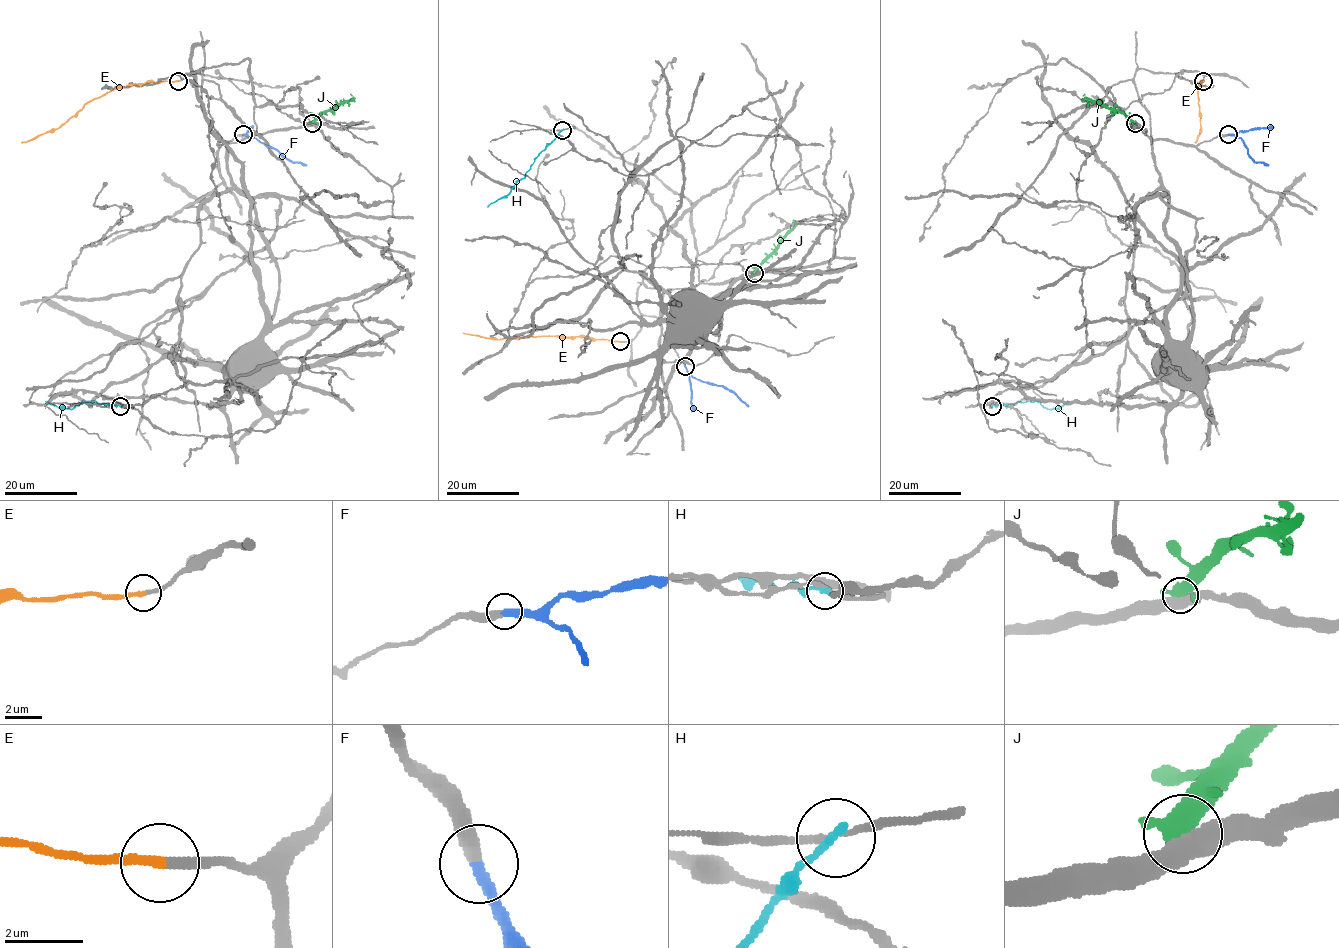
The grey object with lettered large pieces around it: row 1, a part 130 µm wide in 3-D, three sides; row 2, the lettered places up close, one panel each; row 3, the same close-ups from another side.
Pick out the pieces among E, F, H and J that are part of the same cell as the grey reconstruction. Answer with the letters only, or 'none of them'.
E, F

